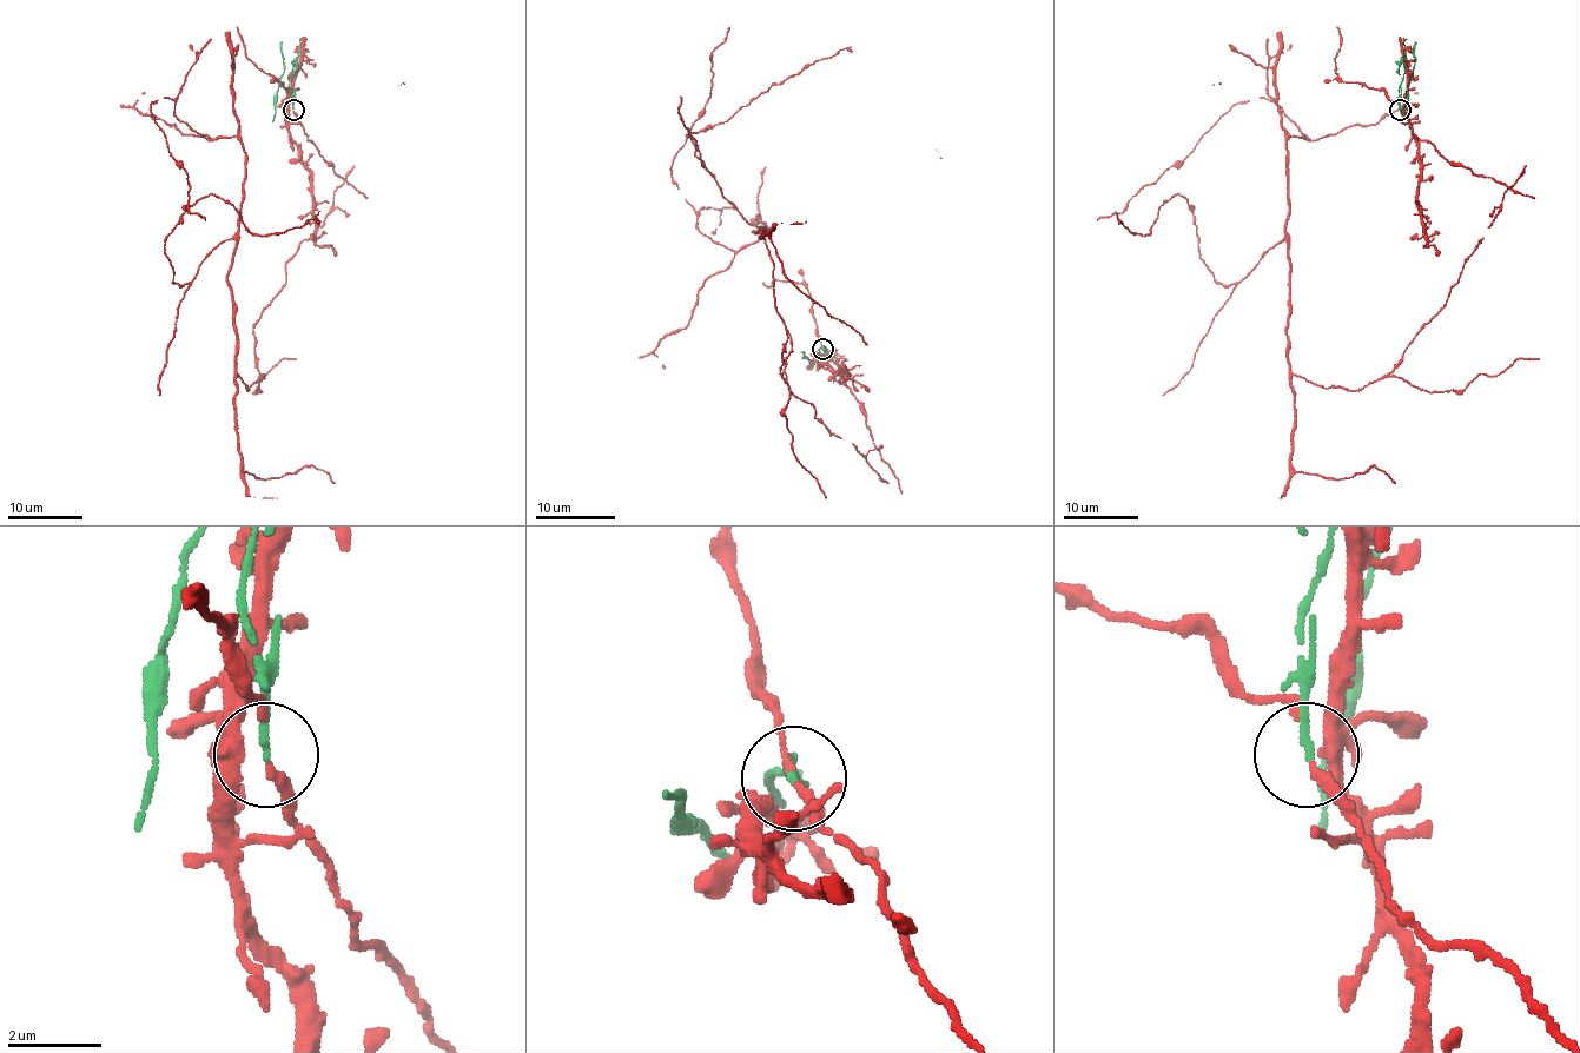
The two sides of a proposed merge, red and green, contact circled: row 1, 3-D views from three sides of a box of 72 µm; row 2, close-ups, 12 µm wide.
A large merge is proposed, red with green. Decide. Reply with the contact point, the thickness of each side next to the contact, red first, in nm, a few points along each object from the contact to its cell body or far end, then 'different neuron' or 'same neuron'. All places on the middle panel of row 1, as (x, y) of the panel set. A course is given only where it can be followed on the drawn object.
at (822, 349); 220 nm thick on the red side, 170 nm on the other; red runs (824, 350), (876, 469), (780, 370), (754, 232), (772, 230), (715, 244), (674, 180), (729, 27); green runs (824, 350), (819, 348), (812, 362), (801, 352); different neuron

